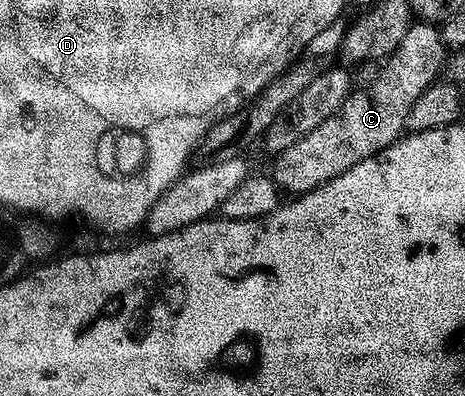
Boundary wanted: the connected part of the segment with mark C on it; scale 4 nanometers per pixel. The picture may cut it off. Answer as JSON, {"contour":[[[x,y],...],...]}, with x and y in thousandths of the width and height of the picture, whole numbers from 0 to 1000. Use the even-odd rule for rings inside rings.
{"contour":[[[897,51],[880,68],[873,96],[858,111],[856,121],[841,144],[822,164],[819,189],[804,202],[796,217],[785,217],[778,227],[761,225],[744,250],[738,253],[735,268],[716,290],[703,295],[695,311],[665,338],[649,343],[639,359],[617,371],[604,389],[594,391],[596,439],[591,457],[606,482],[624,480],[624,492],[645,495],[673,480],[682,470],[695,467],[703,455],[746,434],[772,404],[789,404],[800,389],[811,389],[824,374],[832,374],[856,348],[873,336],[871,306],[875,283],[884,283],[884,263],[910,242],[910,232],[920,217],[929,217],[942,205],[946,182],[959,164],[961,139],[957,111],[948,101],[948,78],[938,63],[925,61],[912,51]]]}

